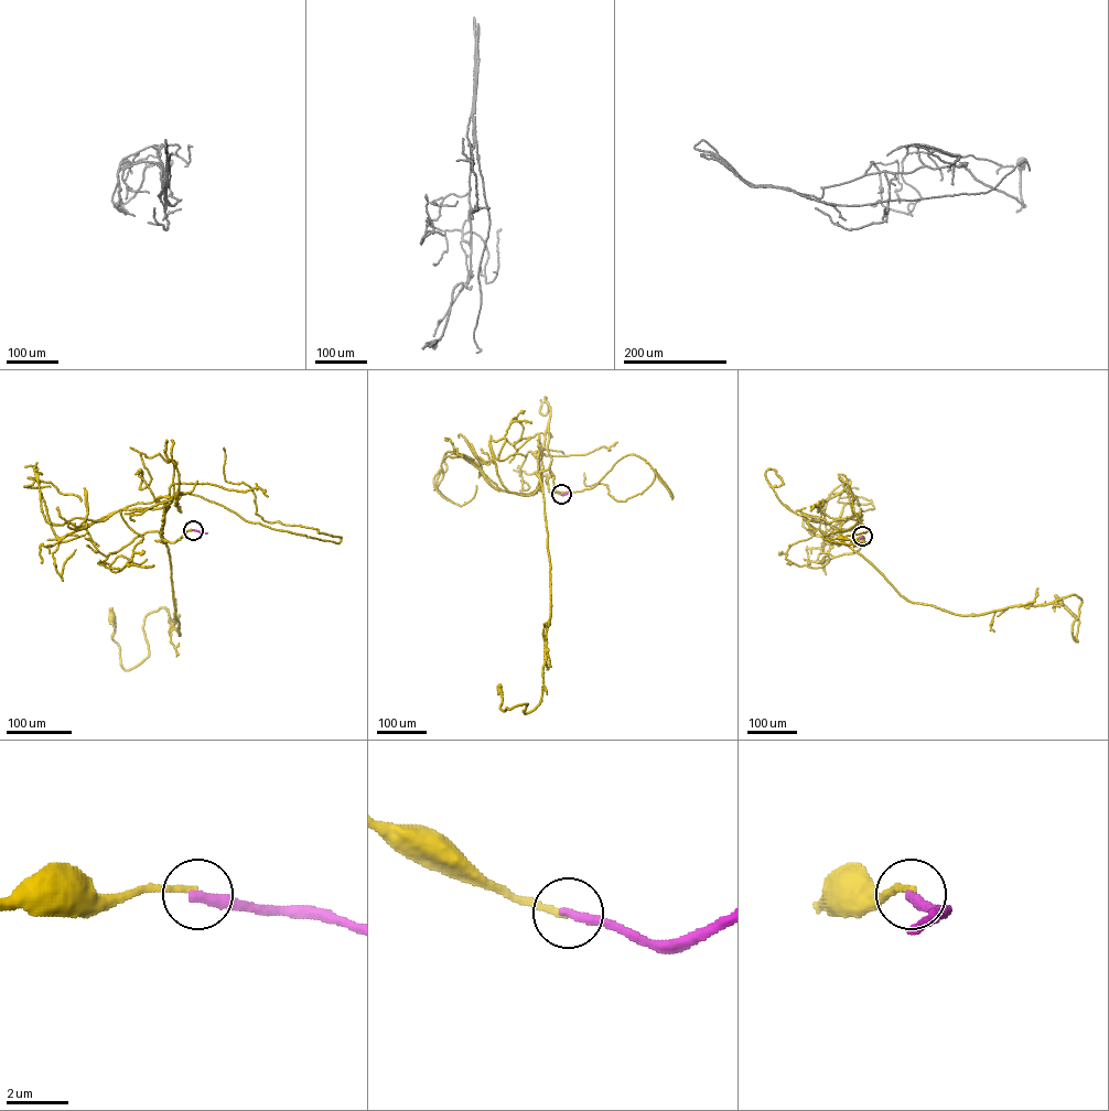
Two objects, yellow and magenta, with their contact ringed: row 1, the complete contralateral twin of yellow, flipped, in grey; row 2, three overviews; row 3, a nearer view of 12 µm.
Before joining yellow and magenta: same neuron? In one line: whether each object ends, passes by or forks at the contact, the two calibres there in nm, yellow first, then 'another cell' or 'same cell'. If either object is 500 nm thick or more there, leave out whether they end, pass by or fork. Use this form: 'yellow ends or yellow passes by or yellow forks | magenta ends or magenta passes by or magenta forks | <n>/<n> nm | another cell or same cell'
yellow ends | magenta ends | 190/340 nm | another cell

